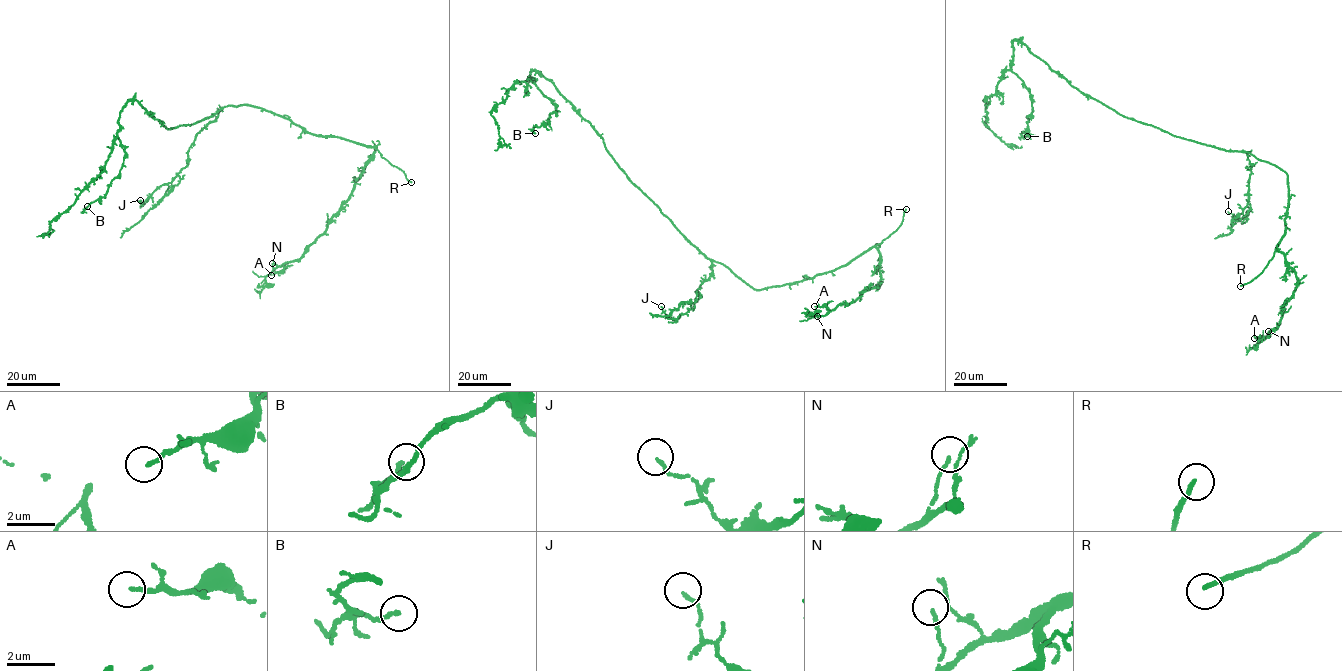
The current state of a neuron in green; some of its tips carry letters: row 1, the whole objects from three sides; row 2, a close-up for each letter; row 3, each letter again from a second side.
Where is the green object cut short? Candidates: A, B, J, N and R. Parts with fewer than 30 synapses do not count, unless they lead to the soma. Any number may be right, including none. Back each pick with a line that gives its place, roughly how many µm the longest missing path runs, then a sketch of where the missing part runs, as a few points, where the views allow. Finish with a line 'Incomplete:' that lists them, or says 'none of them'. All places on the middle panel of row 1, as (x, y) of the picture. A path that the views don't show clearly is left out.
R: at (906, 209); about 2 µm are missing
Incomplete: R

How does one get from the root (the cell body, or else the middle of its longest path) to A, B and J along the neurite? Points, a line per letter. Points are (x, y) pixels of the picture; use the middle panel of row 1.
A: (690, 242), (756, 289), (810, 279), (877, 249), (878, 286), (832, 310), (814, 306)
B: (690, 242), (631, 182), (593, 126), (532, 70), (531, 79), (557, 110), (547, 123), (534, 126), (535, 133)
J: (690, 242), (711, 261), (712, 272), (697, 290), (700, 297), (694, 307), (685, 313), (669, 318), (661, 306)

